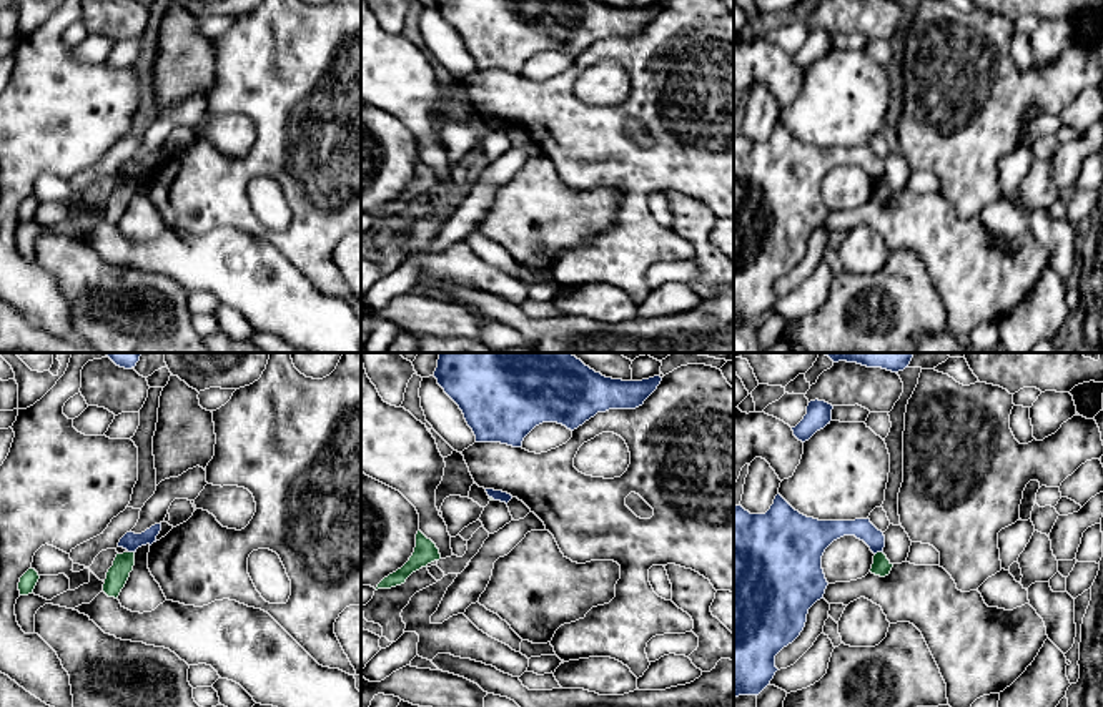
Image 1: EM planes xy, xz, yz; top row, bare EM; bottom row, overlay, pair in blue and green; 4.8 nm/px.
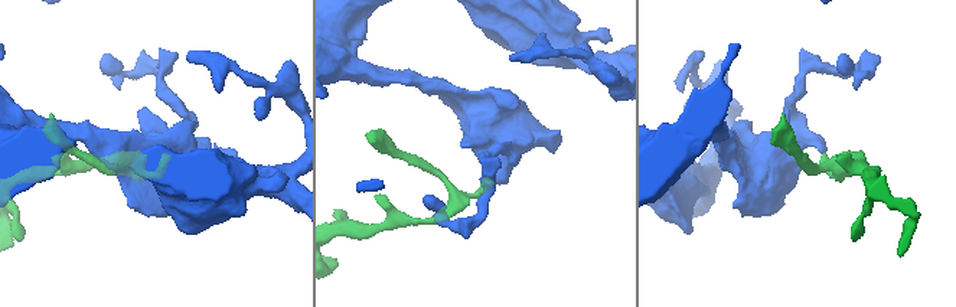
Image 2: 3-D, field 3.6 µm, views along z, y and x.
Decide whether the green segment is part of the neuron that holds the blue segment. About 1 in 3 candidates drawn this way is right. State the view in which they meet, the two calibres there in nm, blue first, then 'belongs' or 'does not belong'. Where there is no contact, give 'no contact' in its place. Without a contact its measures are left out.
yz | 100/90 nm | does not belong

